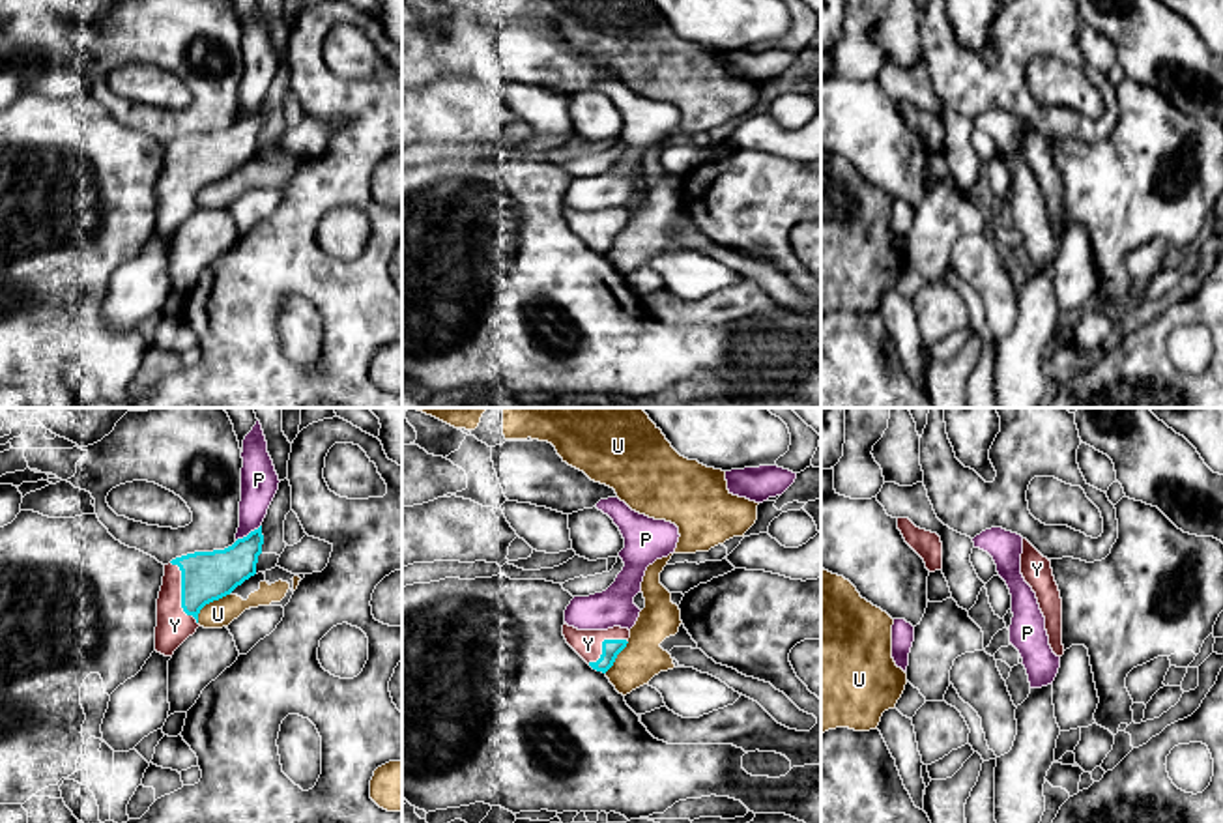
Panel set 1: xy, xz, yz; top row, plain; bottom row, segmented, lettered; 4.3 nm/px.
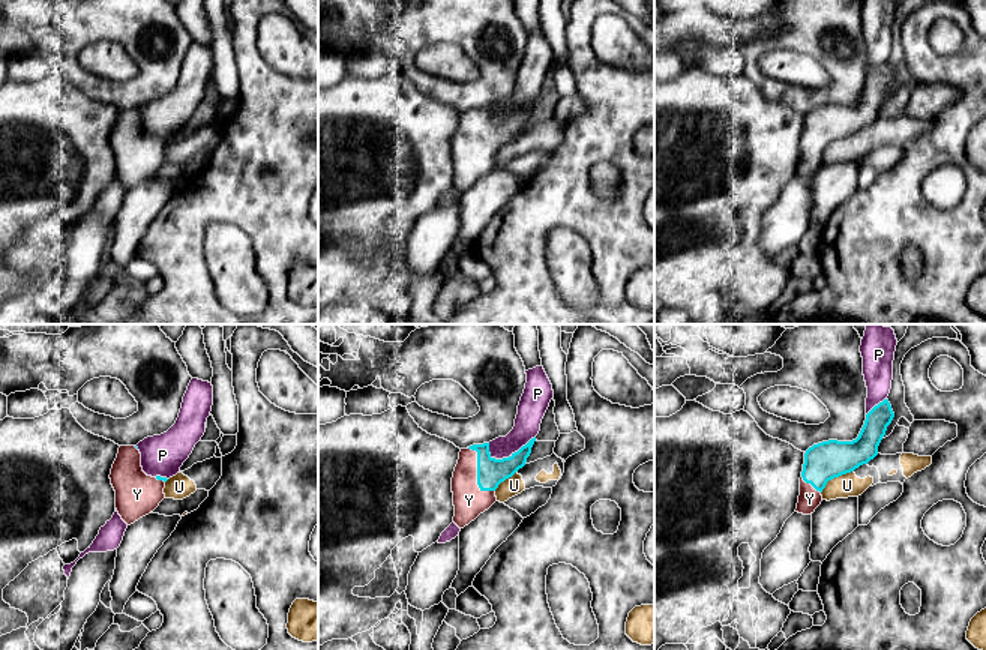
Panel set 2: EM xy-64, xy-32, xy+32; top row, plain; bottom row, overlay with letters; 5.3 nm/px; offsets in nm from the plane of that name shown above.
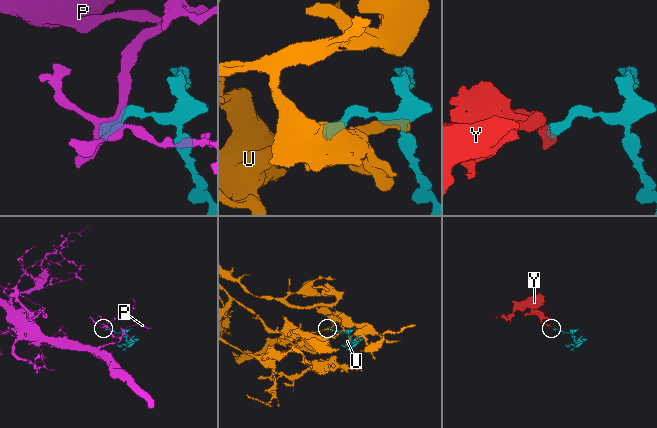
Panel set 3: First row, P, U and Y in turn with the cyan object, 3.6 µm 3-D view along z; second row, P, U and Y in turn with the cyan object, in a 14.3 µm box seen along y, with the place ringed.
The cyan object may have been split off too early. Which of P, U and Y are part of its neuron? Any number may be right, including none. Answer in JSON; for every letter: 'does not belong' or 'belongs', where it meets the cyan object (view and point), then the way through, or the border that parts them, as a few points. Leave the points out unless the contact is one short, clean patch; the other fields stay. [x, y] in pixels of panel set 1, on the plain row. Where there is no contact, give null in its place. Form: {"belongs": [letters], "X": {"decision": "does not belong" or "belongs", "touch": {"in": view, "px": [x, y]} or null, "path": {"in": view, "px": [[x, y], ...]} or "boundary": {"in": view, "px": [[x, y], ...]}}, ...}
{"belongs": ["Y"], "P": {"decision": "does not belong", "touch": {"in": "xy", "px": [249, 115]}}, "U": {"decision": "does not belong", "touch": {"in": "xy", "px": [208, 184]}}, "Y": {"decision": "belongs", "touch": {"in": "xy", "px": [182, 174]}, "path": {"in": "xy", "px": [[206, 158], [197, 159], [182, 174], [174, 206]]}}}

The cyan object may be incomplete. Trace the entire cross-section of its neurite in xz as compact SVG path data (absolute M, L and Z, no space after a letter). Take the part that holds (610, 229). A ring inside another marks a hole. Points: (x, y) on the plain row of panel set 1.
M565 204L563 217L593 251L606 254L617 236L626 228L630 211L621 208L608 211L578 211Z

